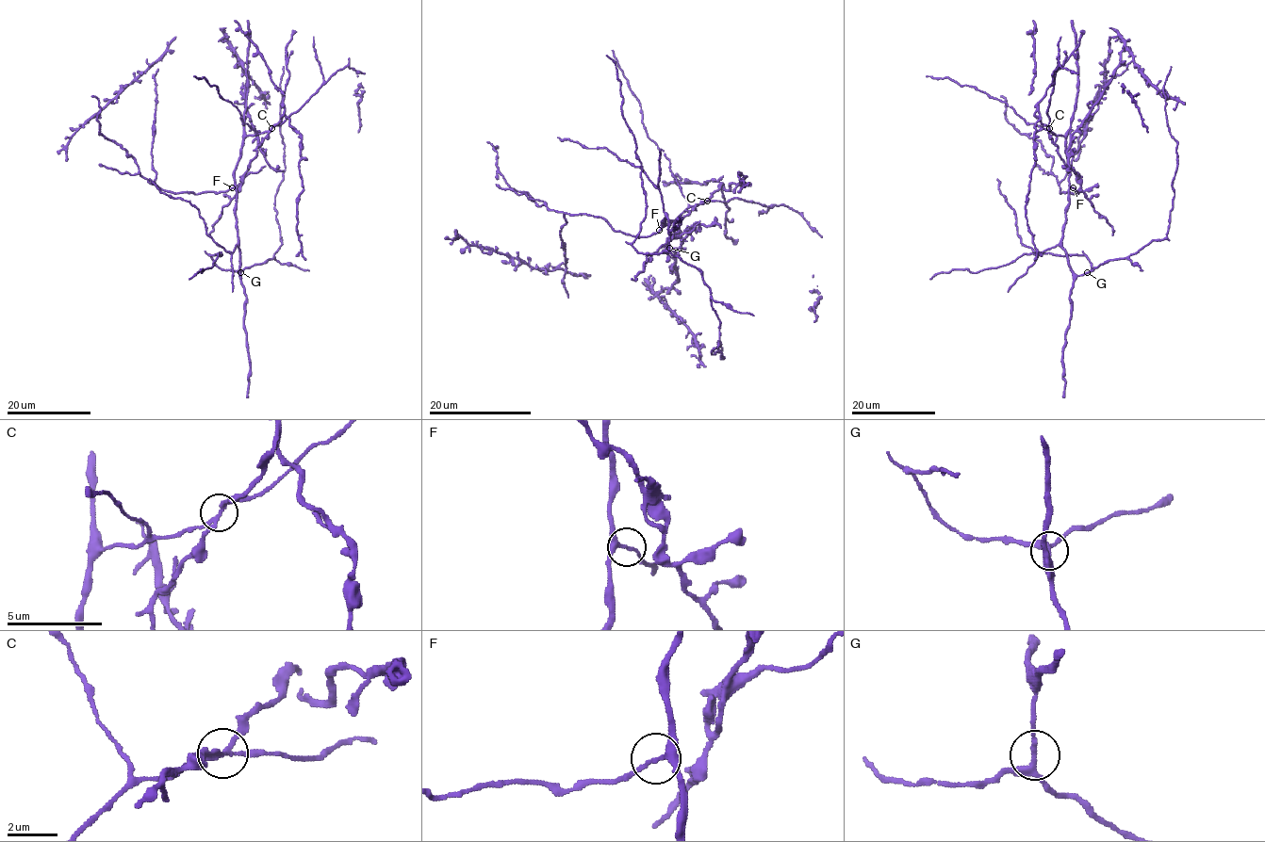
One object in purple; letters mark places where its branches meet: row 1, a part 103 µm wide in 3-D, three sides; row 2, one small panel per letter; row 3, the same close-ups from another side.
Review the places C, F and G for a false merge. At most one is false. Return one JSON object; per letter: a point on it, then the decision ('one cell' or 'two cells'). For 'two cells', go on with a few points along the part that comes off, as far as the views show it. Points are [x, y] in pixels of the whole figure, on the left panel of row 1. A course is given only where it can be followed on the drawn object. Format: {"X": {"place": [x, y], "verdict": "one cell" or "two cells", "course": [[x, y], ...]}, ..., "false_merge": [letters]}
{"C": {"place": [271, 128], "verdict": "two cells", "course": [[271, 128], [284, 110], [289, 124], [300, 135], [299, 166], [303, 191], [297, 204], [297, 234], [305, 260]]}, "F": {"place": [232, 187], "verdict": "one cell"}, "G": {"place": [240, 272], "verdict": "one cell"}, "false_merge": ["C"]}

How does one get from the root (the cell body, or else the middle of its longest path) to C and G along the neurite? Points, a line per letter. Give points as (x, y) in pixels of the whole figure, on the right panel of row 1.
C: (1068, 184), (1066, 138), (1056, 136), (1048, 128)
G: (1068, 184), (1068, 207), (1061, 248), (1069, 268), (1076, 274), (1087, 272)

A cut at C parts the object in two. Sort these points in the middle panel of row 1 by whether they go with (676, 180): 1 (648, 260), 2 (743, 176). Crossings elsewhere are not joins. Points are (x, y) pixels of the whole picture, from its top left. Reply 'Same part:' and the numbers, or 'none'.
Same part: none

